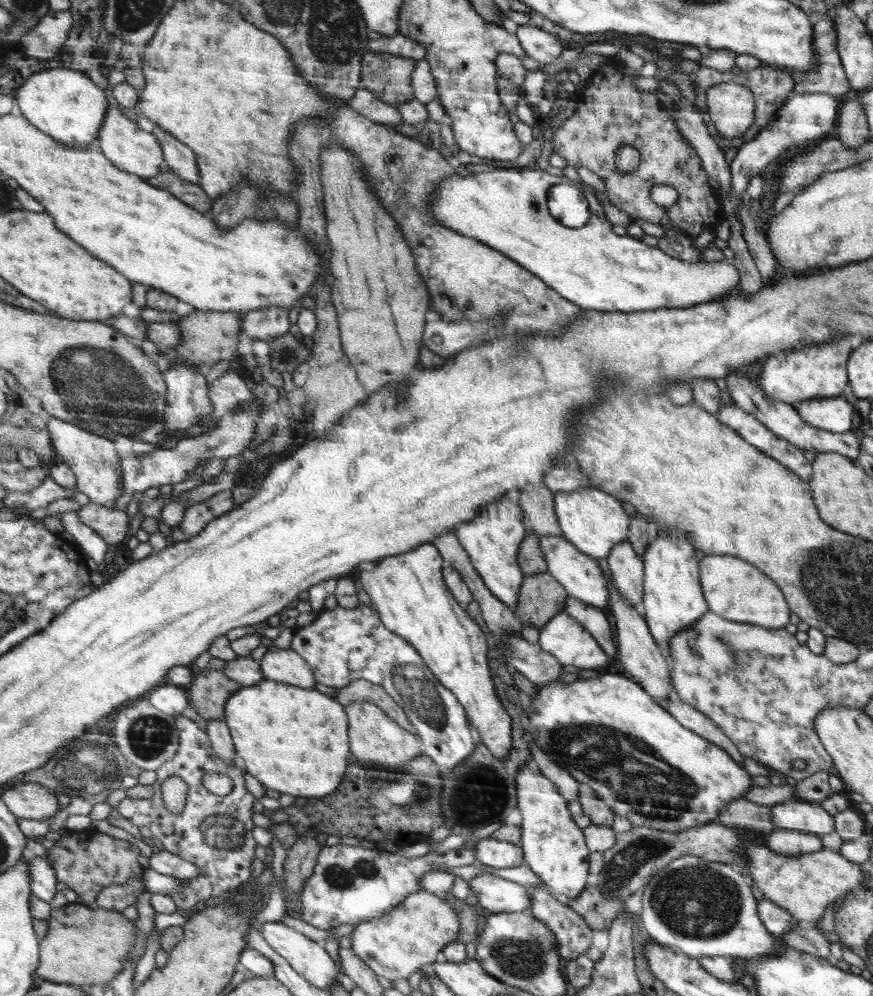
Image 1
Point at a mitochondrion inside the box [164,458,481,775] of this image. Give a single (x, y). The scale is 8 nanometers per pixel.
(417, 691)

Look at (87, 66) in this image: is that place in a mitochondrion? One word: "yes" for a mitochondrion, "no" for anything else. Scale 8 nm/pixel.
no

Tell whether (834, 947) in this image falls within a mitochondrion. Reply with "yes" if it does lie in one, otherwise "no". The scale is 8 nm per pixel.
no

